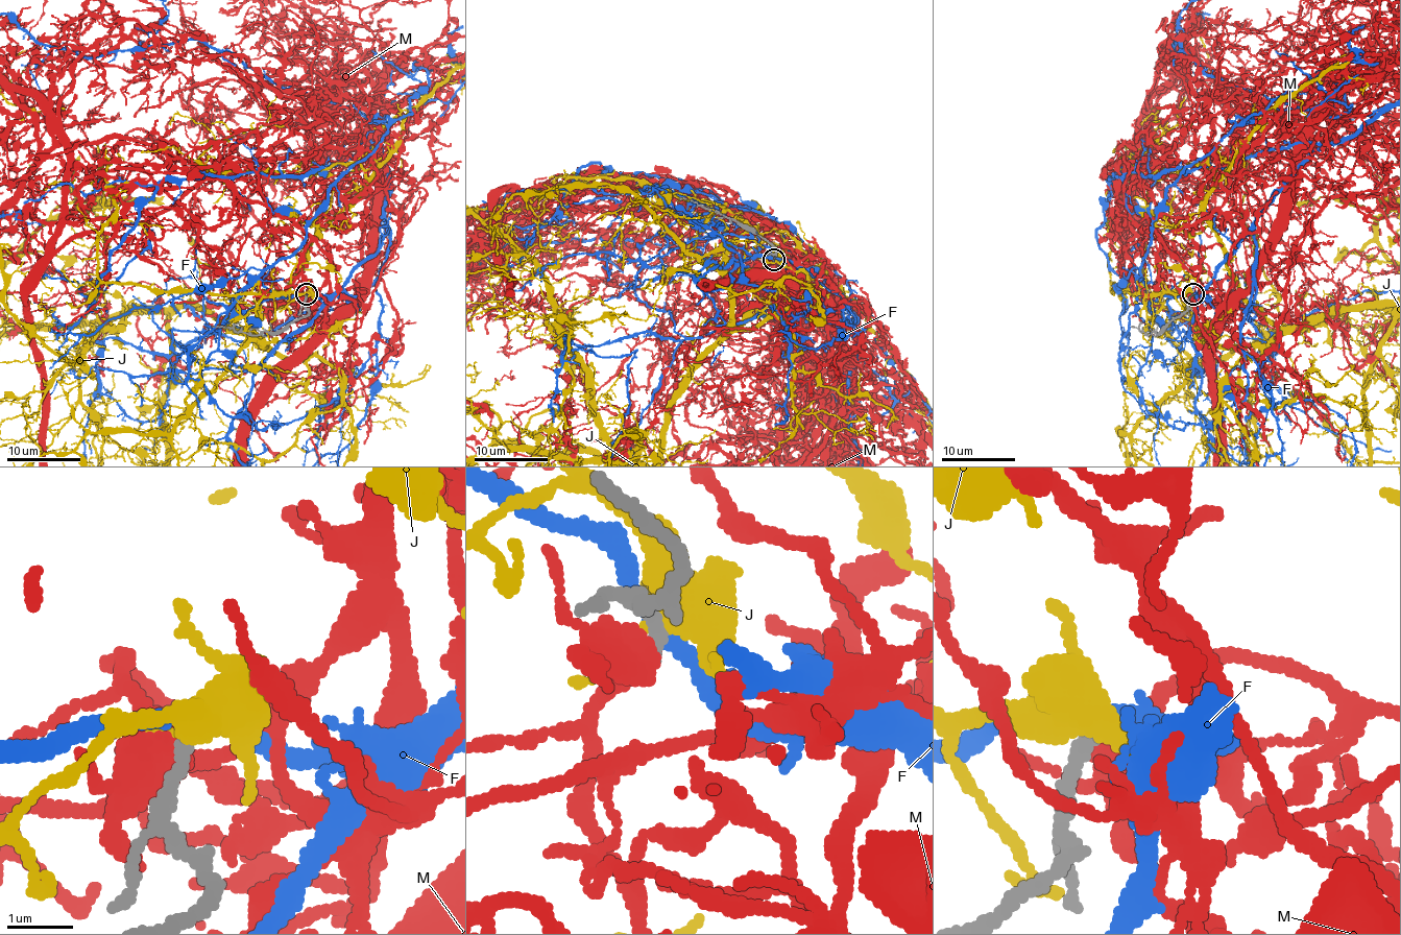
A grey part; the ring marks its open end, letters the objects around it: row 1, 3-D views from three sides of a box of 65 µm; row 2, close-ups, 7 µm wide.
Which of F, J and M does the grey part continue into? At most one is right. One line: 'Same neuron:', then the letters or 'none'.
Same neuron: M

